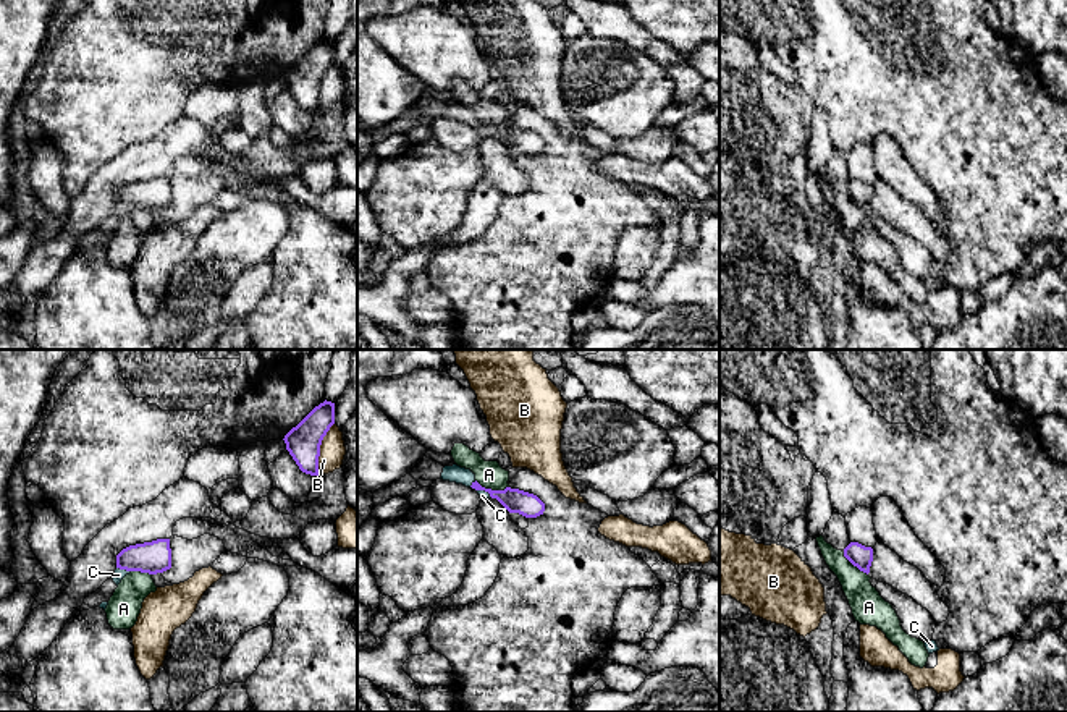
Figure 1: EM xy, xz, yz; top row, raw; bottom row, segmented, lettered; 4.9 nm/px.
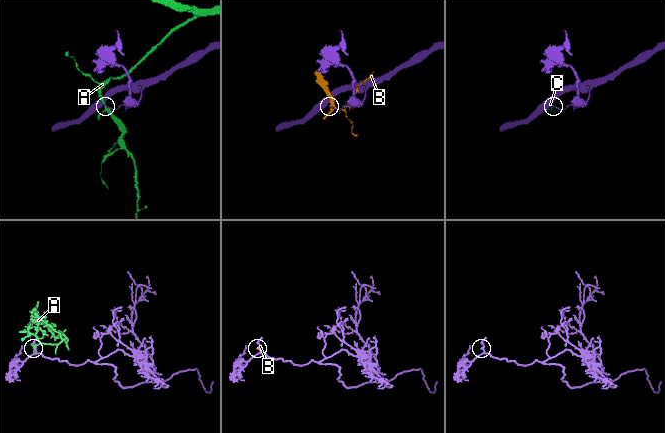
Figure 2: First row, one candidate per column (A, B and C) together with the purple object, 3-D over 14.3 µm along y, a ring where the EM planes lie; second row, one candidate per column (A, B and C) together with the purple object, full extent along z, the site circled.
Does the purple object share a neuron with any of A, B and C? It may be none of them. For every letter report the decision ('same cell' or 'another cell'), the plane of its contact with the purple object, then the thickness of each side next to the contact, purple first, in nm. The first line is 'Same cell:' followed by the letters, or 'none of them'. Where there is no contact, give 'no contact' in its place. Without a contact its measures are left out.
Same cell: C
A: another cell; contact in xz; calibres 120 and 140 nm
B: another cell; contact in xy; calibres 170 and 130 nm
C: same cell; contact in xy; calibres 160 and 60 nm

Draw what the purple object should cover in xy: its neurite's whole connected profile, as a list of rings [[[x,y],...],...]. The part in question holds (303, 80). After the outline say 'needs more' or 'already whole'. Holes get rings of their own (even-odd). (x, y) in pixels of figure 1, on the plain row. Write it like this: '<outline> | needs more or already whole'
[[[325,37],[285,73],[286,87],[302,110],[318,113],[320,83],[333,61],[335,40]]] | already whole

